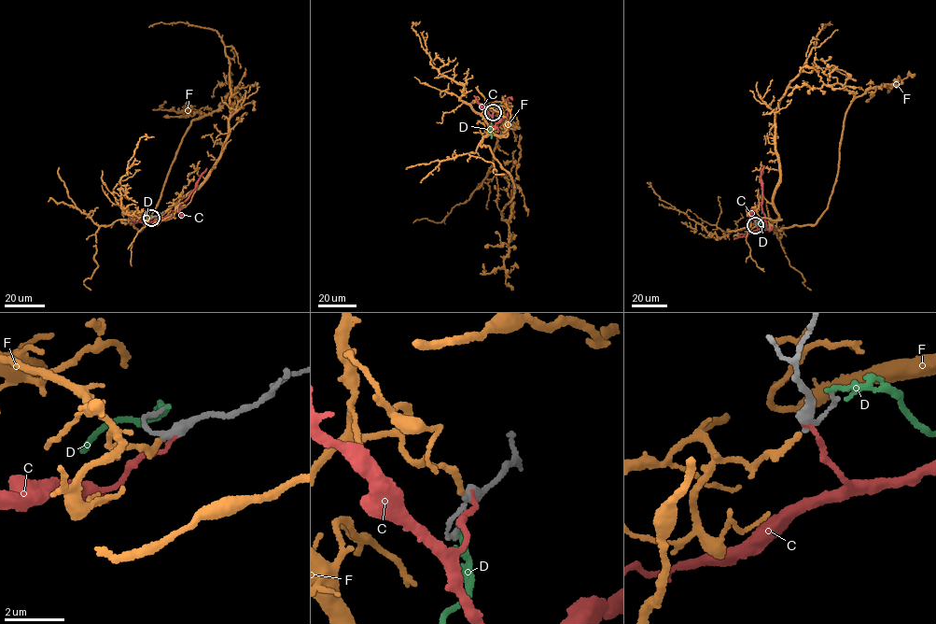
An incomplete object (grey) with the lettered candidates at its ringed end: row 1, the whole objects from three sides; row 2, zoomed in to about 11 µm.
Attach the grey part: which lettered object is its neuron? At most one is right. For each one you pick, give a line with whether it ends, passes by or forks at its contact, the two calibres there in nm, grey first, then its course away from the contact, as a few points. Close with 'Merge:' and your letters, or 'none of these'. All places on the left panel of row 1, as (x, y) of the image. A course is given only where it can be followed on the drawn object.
F: it ends there; 260 nm thick on the grey side, 190 nm on the other; it runs (151, 218), (140, 212), (158, 217), (203, 181), (220, 156), (230, 90), (218, 33), (178, 21), (148, 27)
Merge: F

